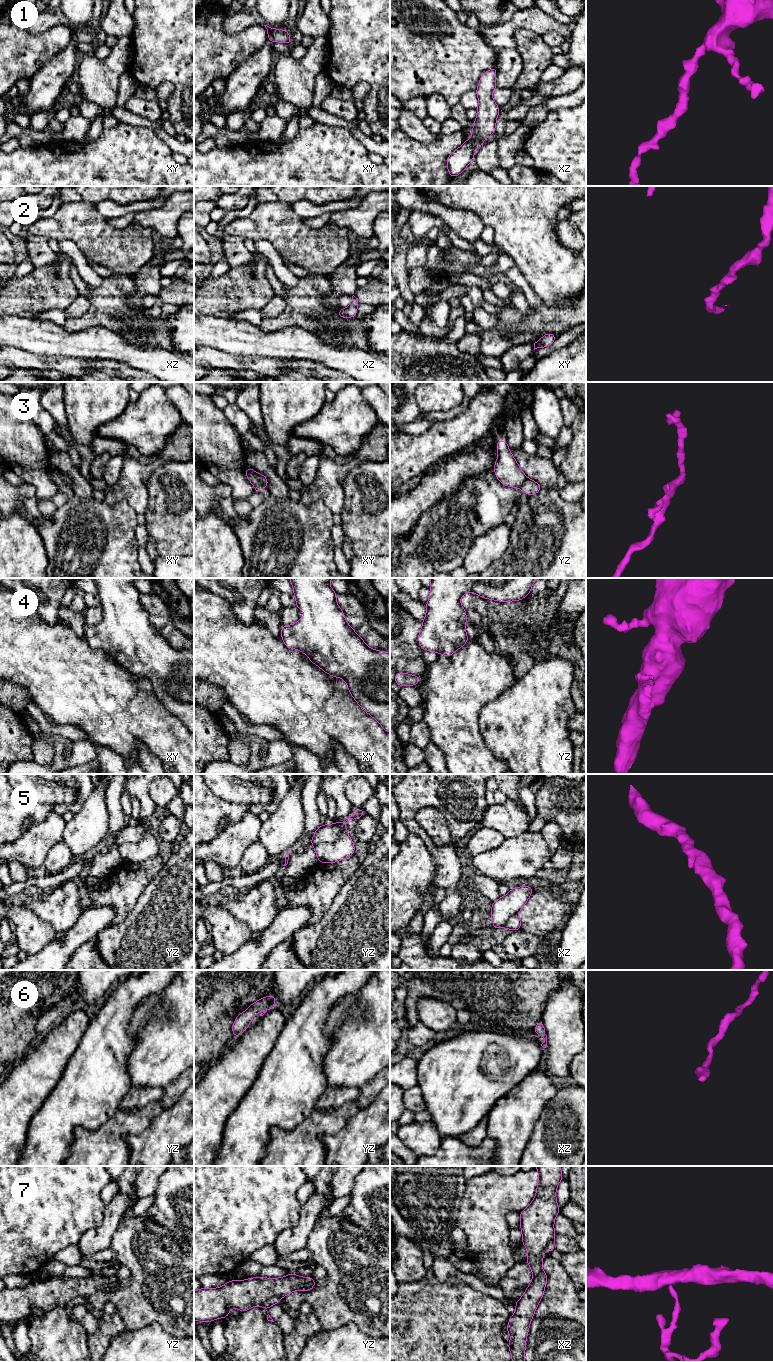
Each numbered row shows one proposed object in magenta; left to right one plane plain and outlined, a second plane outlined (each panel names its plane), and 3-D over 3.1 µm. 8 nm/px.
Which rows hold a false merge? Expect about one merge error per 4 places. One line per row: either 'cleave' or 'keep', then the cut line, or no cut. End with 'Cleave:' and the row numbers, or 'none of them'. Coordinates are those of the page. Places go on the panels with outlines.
1: keep; cut none
2: keep; cut none
3: cleave; cut xy (256, 473), (264, 487)
4: keep; cut none
5: cleave; cut yz (345, 829), (333, 842), (320, 842), (314, 848)
6: keep; cut none
7: cleave; cut yz (280, 1297), (269, 1299), (261, 1305)
Cleave: 3, 5, 7

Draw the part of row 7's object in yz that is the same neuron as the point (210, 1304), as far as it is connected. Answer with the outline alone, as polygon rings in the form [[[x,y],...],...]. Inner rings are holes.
[[[290,1273],[281,1278],[255,1277],[232,1280],[219,1288],[200,1288],[194,1291],[194,1320],[207,1323],[229,1317],[231,1308],[246,1312],[293,1291],[309,1291],[316,1283],[311,1277]]]

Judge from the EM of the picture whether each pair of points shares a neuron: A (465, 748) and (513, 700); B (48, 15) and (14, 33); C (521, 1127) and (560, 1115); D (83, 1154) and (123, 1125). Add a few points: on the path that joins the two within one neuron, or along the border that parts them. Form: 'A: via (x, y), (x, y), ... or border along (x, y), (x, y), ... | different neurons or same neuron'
A: border along (481, 708), (479, 731), (485, 745), (492, 753) | different neurons
B: border along (51, 26), (39, 32), (28, 31) | different neurons
C: border along (547, 1101), (527, 1144) | different neurons
D: via (93, 1153), (113, 1133) | same neuron

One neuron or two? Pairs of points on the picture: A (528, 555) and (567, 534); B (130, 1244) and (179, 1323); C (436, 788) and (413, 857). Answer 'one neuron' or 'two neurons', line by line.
A: one neuron
B: one neuron
C: two neurons

